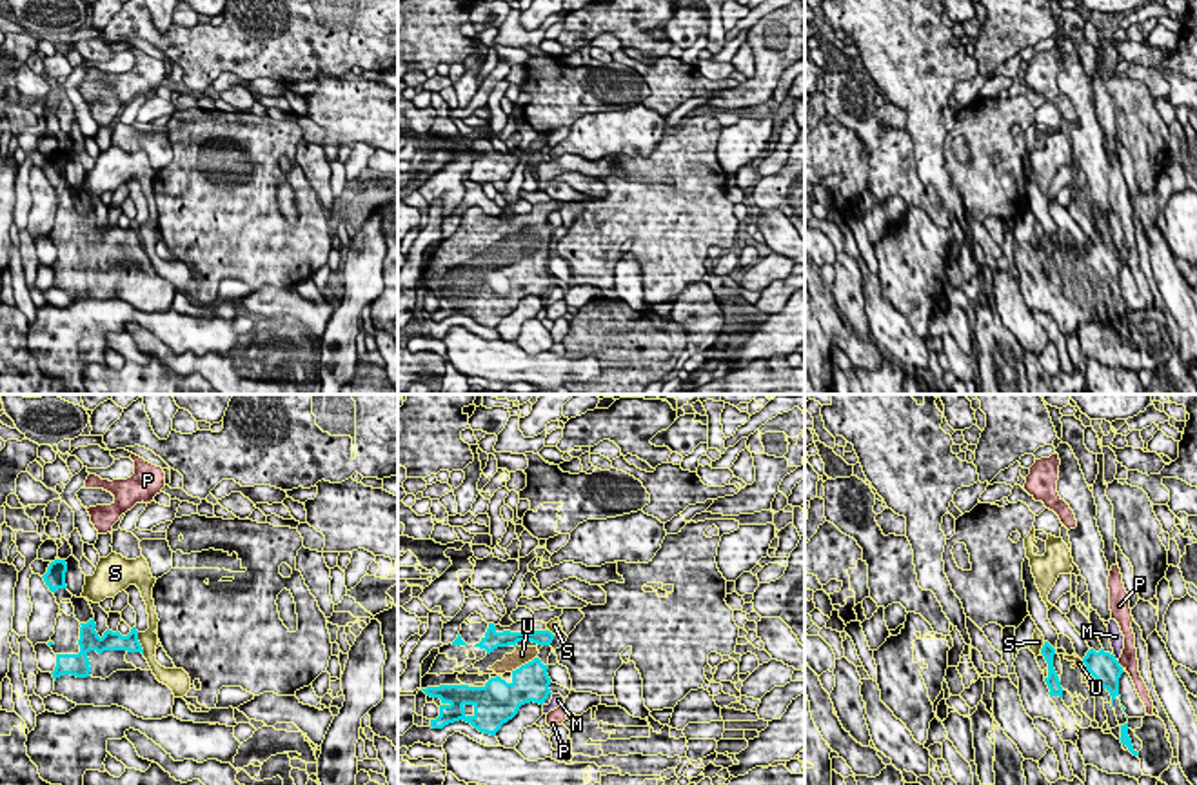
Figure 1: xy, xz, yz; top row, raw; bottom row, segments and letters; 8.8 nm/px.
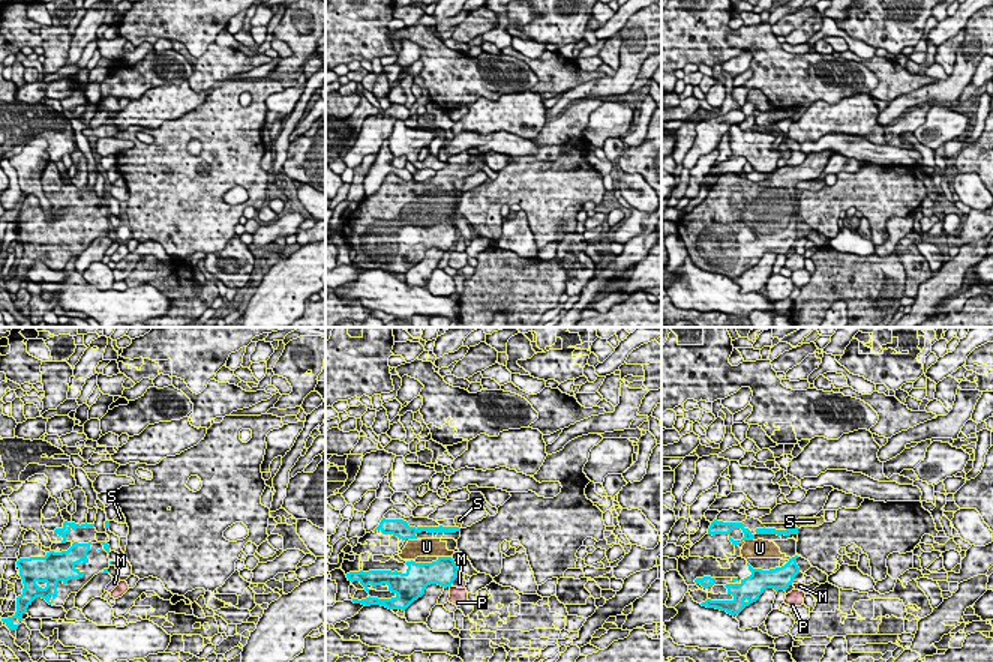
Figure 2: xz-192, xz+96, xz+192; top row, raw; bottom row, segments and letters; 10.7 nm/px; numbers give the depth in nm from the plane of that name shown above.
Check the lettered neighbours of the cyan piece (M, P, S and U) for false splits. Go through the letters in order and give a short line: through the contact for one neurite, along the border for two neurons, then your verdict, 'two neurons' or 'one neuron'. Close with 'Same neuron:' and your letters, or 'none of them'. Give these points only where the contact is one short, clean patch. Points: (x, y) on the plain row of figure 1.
M: line yz (1112, 248), (1116, 253); two neurons
P: line yz (1116, 253), (1123, 260); two neurons
S: line xy (137, 226), (144, 246); two neurons
U: one neuron
Same neuron: U

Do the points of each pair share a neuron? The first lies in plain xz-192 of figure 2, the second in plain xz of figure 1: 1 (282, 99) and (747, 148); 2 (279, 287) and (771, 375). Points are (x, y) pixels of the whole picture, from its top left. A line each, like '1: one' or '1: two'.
1: one
2: two

